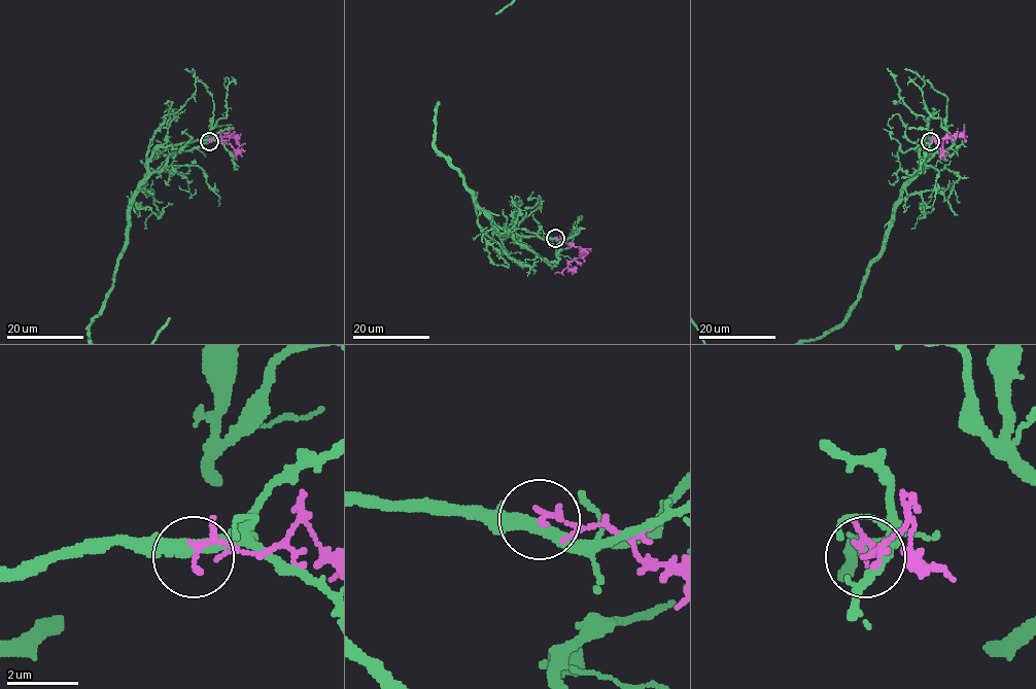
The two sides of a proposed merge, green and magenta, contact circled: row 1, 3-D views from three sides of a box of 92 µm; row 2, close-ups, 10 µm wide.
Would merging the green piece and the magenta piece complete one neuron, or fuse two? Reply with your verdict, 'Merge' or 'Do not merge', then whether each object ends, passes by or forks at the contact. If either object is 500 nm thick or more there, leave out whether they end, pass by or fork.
Do not merge. At the ring green forks. At the ring magenta passes by

